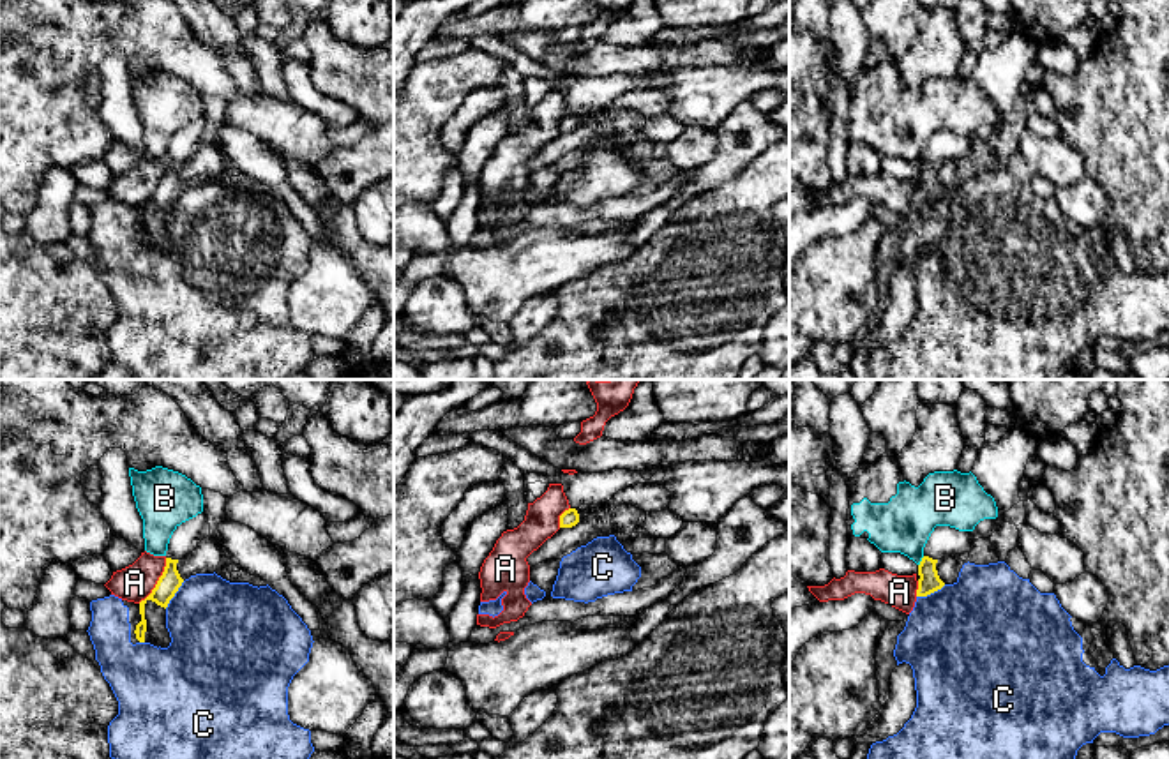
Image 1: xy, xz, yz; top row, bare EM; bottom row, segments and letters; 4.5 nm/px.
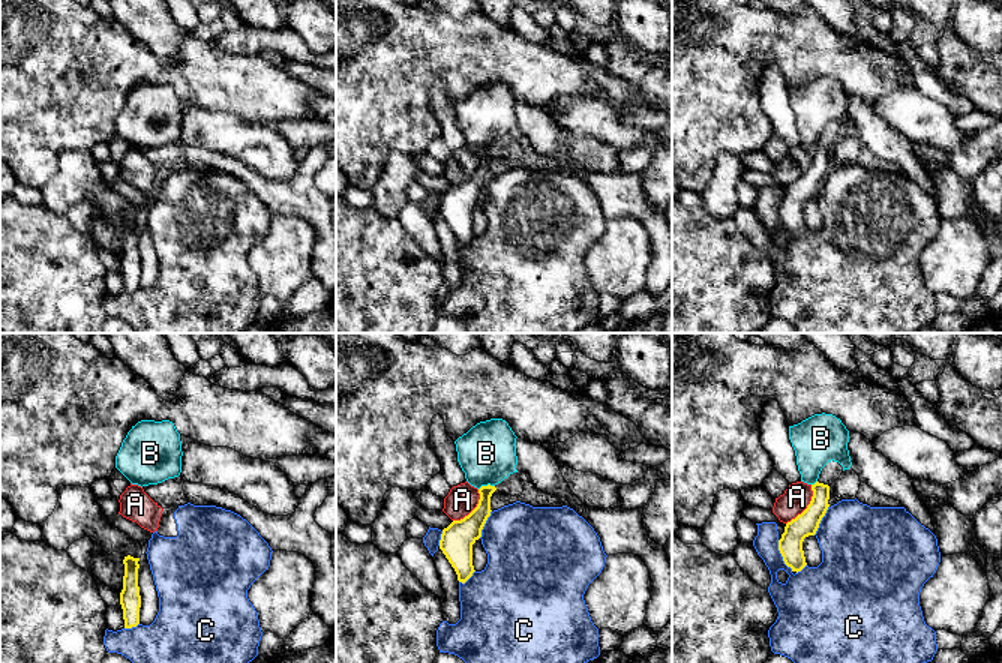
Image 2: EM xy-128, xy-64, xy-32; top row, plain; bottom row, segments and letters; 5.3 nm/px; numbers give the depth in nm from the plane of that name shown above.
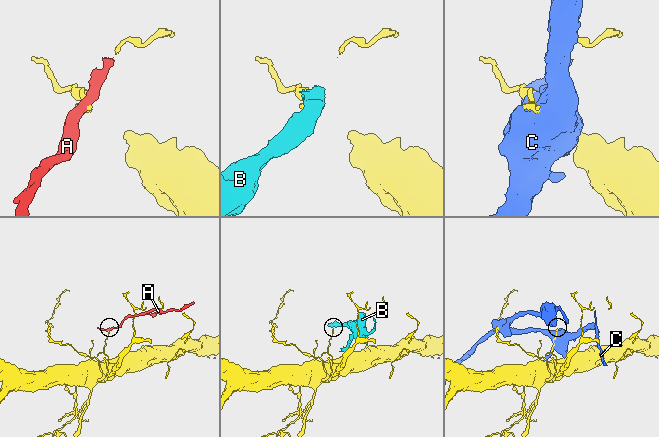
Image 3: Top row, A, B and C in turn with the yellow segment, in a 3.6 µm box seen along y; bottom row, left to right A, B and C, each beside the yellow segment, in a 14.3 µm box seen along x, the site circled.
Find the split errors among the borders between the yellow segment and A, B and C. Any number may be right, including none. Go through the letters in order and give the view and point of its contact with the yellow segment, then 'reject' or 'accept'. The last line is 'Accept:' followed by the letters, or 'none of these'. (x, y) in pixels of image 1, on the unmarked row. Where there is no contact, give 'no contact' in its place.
A: meets yellow in xy at (158, 186); reject
B: meets yellow in yz at (920, 166); reject
C: meets yellow in yz at (931, 196); reject
Accept: none of these

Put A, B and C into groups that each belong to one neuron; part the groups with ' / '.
A / B / C

